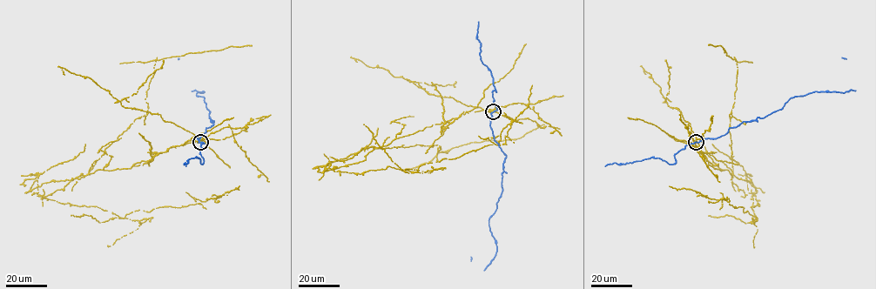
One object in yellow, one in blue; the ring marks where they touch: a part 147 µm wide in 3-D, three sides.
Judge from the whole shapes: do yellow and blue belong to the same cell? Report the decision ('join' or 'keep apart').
keep apart

